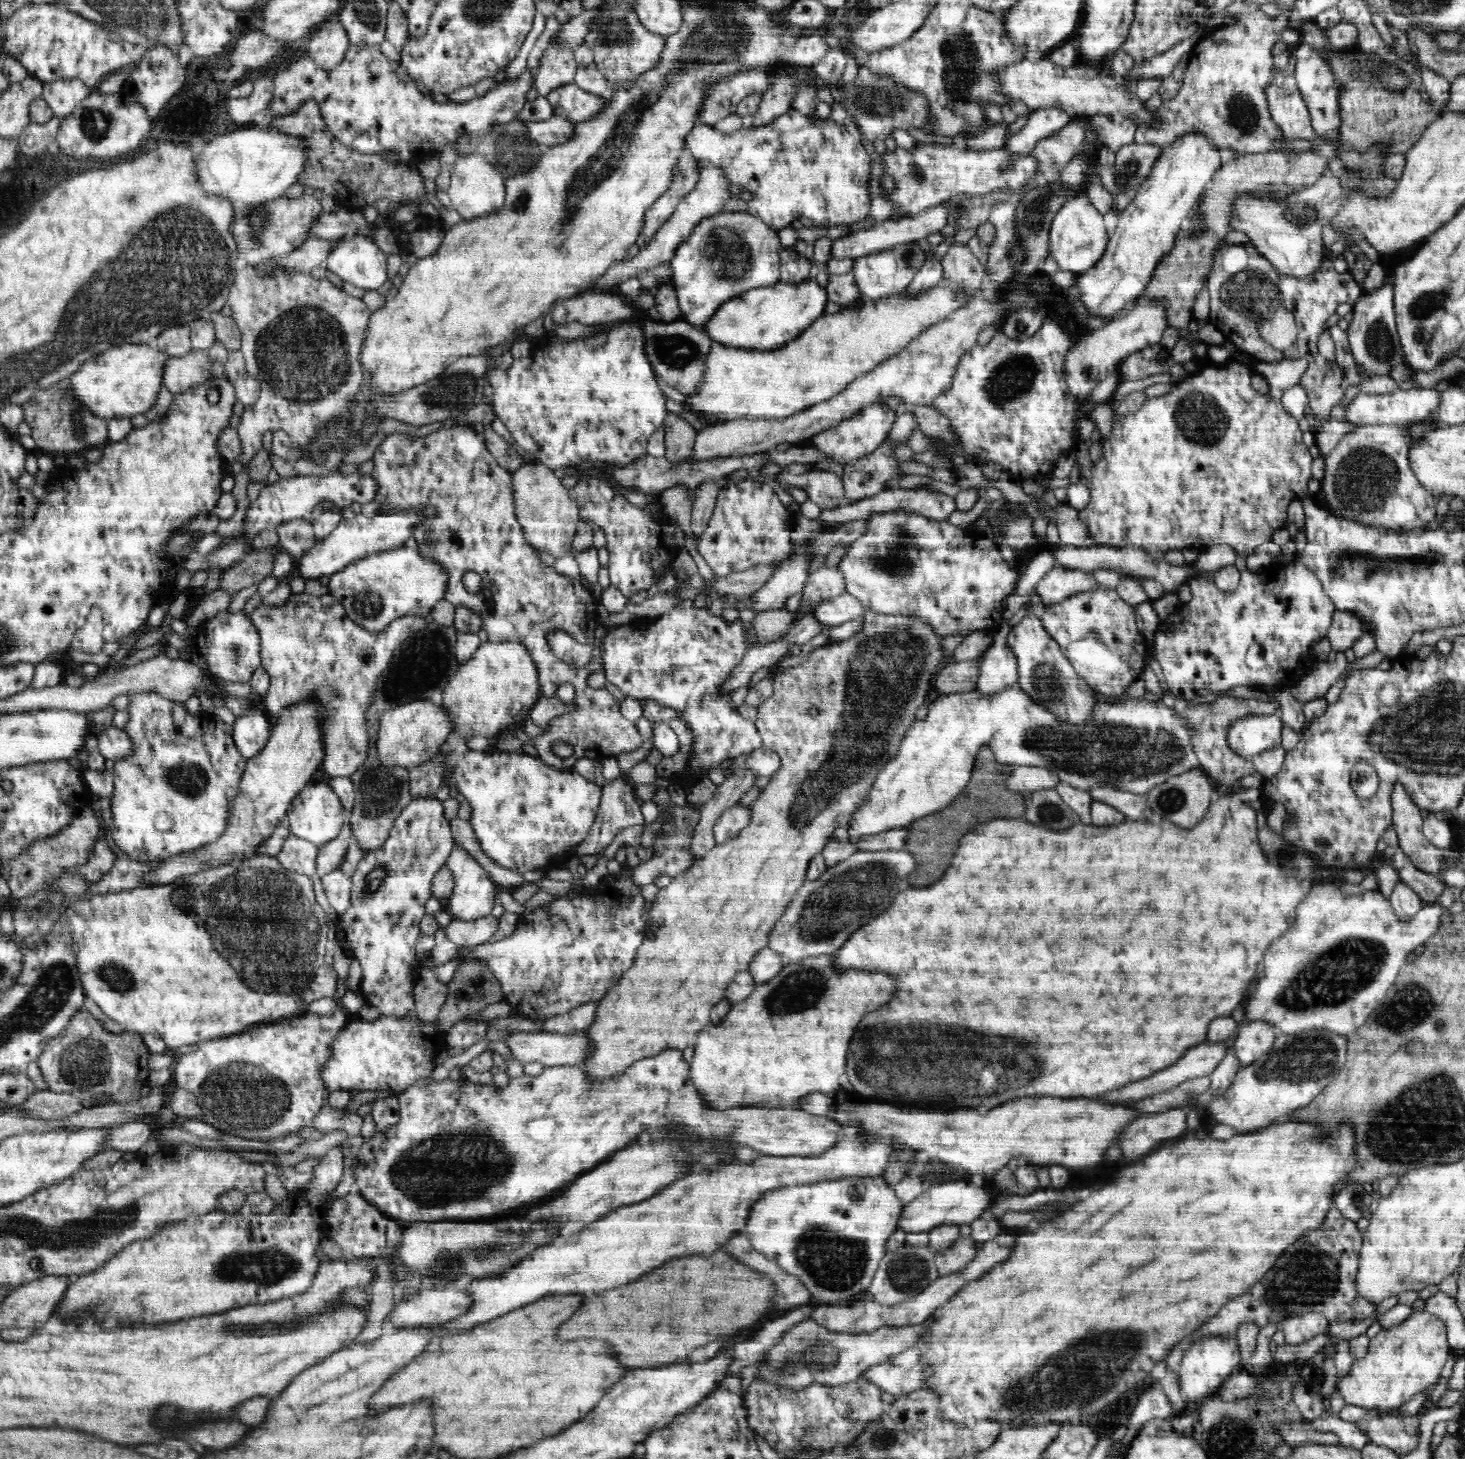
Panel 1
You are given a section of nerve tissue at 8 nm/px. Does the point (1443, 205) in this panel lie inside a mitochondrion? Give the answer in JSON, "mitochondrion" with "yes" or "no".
{"mitochondrion":"no"}

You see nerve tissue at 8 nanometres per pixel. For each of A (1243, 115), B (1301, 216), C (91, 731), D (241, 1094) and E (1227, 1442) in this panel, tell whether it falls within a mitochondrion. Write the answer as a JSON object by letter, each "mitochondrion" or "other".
{"A":"mitochondrion","B":"mitochondrion","C":"other","D":"mitochondrion","E":"mitochondrion"}

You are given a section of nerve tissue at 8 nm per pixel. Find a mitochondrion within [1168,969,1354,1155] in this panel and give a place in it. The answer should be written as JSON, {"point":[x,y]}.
{"point":[1311,1058]}

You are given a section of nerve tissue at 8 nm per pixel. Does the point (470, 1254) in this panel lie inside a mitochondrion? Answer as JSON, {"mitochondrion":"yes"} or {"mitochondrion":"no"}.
{"mitochondrion":"no"}

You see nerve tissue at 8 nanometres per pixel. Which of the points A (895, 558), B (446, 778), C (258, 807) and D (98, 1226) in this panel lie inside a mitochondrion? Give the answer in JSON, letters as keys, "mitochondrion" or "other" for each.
{"A":"mitochondrion","B":"other","C":"other","D":"mitochondrion"}

